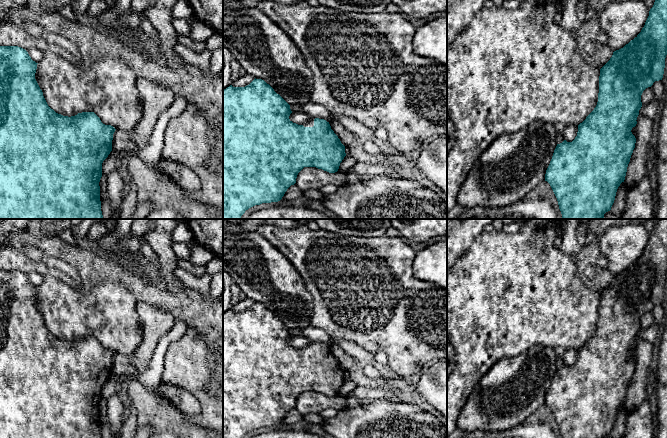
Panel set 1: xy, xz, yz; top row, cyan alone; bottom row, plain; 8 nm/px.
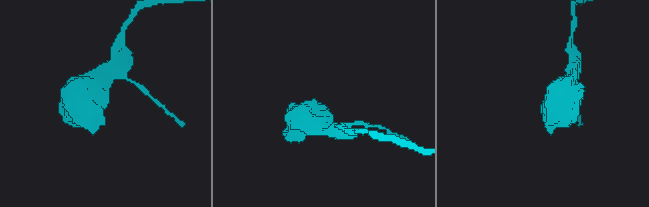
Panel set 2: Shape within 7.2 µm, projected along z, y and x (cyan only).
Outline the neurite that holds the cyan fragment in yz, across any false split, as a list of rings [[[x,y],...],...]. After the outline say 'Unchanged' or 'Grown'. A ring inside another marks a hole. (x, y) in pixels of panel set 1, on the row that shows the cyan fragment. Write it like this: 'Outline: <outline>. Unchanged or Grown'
Outline: [[[655,0],[653,7],[649,11],[649,16],[645,22],[641,32],[623,48],[613,52],[610,60],[600,69],[599,76],[599,93],[598,102],[594,110],[586,117],[586,119],[578,125],[577,136],[572,142],[564,140],[557,144],[550,164],[546,170],[545,181],[547,181],[558,201],[559,209],[562,214],[562,219],[604,219],[604,214],[611,210],[614,203],[618,187],[625,180],[627,167],[630,162],[631,155],[635,148],[636,138],[631,130],[637,124],[639,110],[642,107],[641,95],[643,91],[651,87],[655,81],[662,80],[665,68],[665,58],[667,55],[667,0]]]. Unchanged

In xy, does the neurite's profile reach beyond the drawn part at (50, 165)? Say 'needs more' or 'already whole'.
already whole

